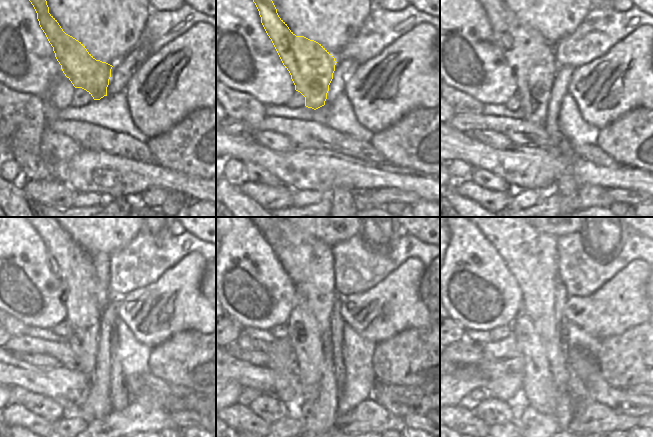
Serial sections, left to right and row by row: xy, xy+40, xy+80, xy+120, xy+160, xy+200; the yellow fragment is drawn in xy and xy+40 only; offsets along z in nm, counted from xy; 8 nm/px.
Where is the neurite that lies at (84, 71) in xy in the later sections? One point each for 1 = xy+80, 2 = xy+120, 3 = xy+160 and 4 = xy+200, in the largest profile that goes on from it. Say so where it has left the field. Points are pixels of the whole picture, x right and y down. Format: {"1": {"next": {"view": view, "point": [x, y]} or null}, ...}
{"1": {"next": {"view": "xy+80", "point": [532, 61]}}, "2": {"next": {"view": "xy+120", "point": [79, 279]}}, "3": {"next": {"view": "xy+160", "point": [305, 336]}}, "4": {"next": {"view": "xy+200", "point": [539, 390]}}}

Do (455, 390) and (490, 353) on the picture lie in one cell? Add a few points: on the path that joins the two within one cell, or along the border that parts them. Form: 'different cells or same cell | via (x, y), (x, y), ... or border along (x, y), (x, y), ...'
same cell | via (467, 379), (479, 376), (490, 365)

